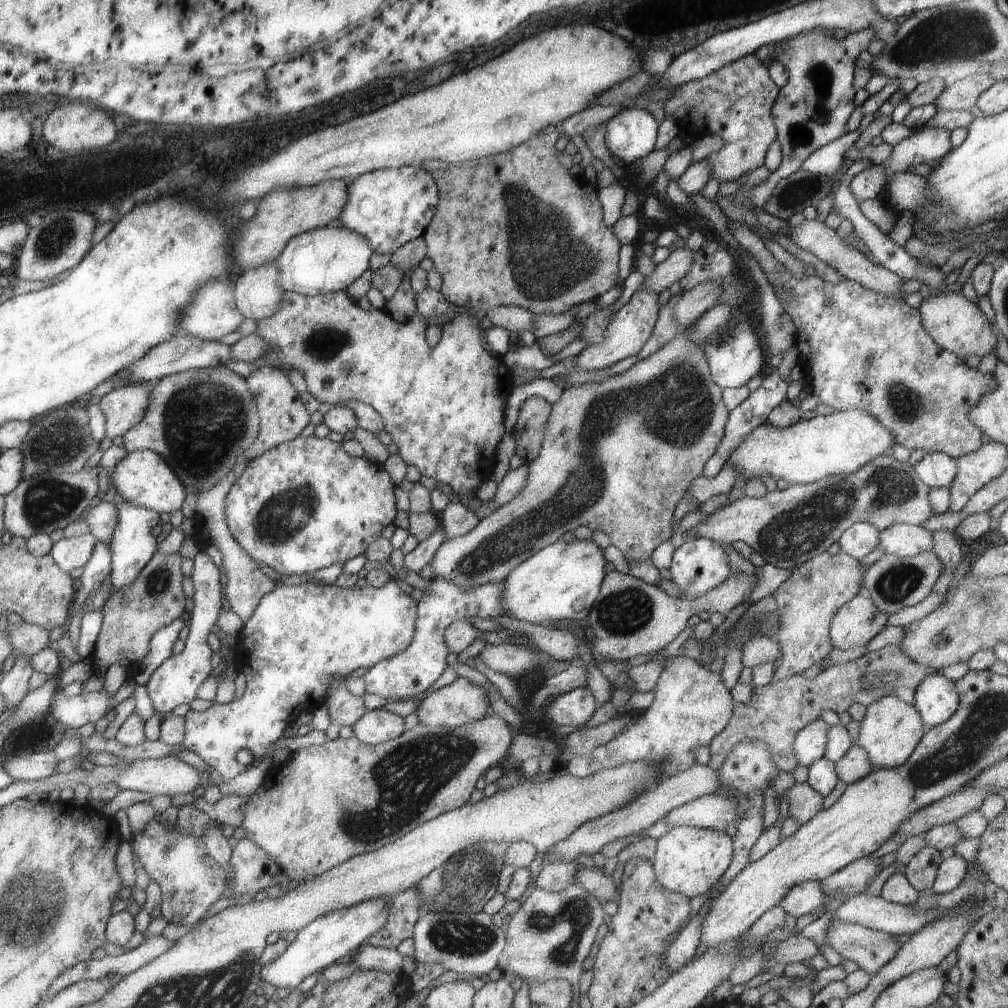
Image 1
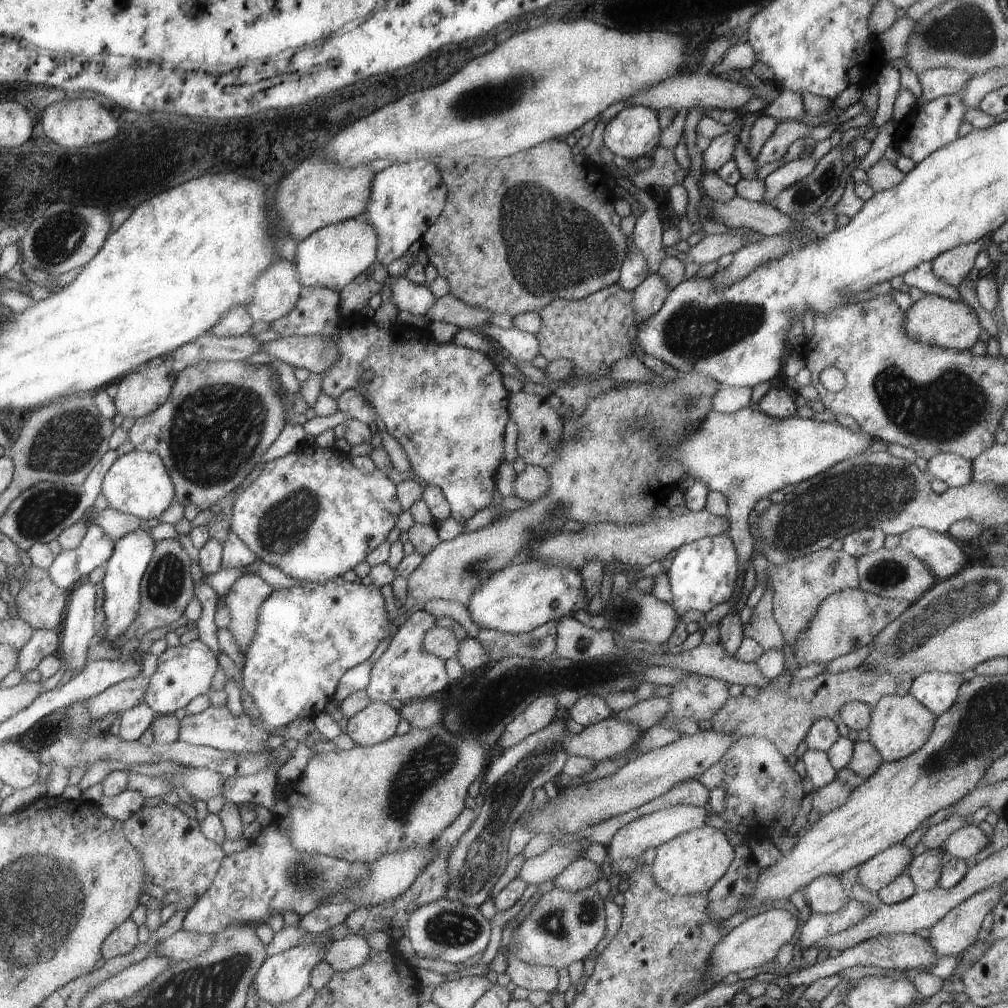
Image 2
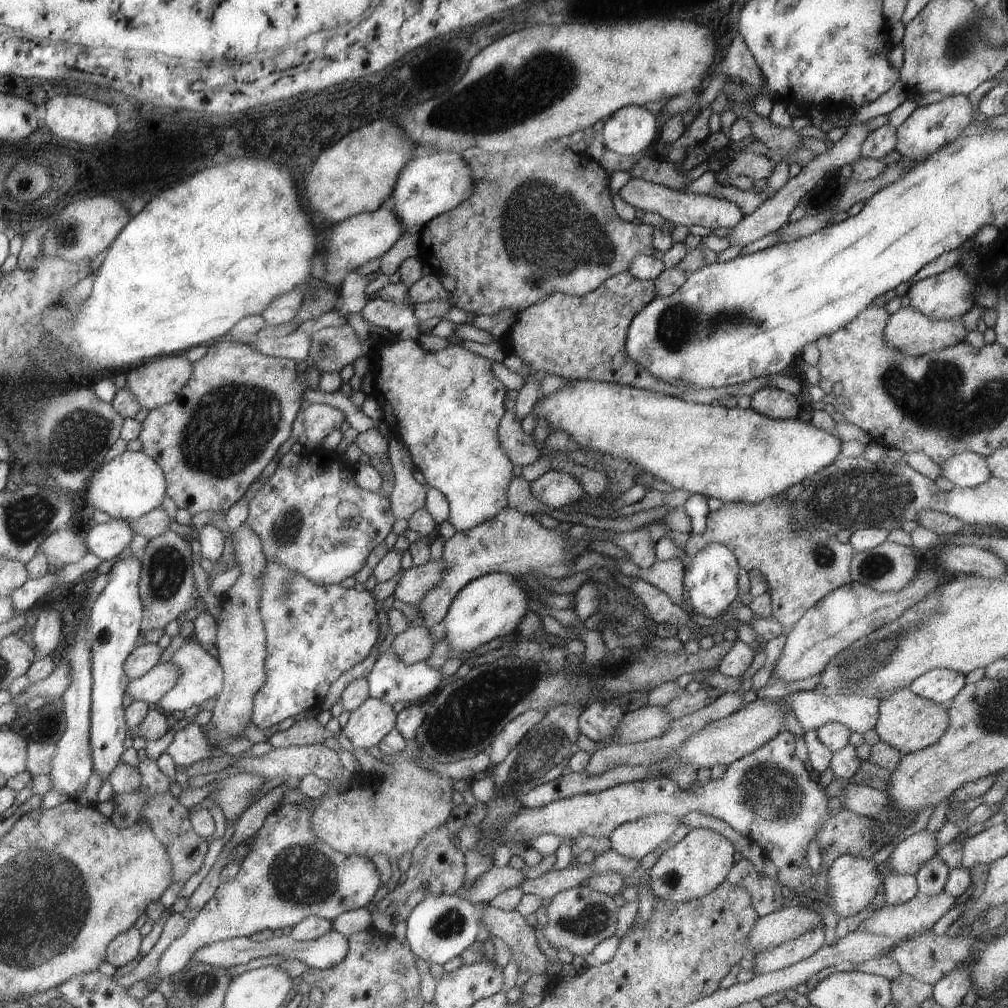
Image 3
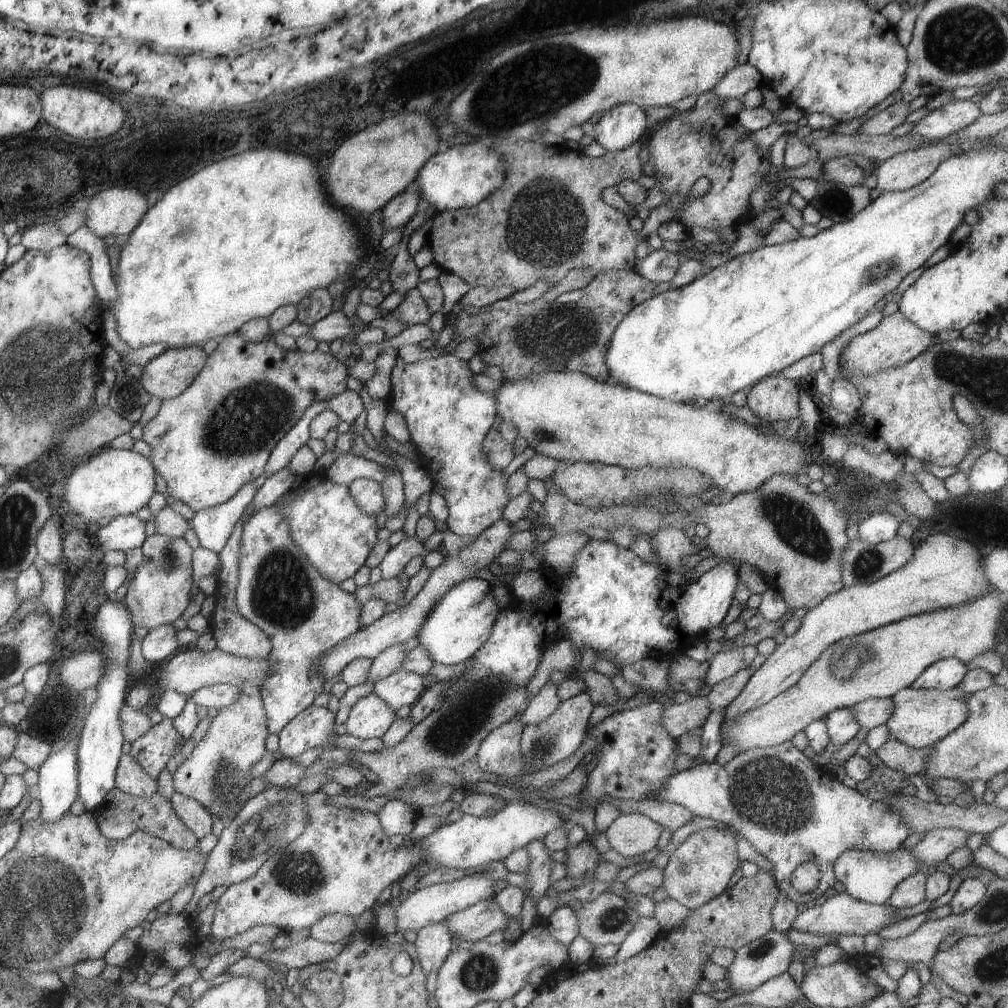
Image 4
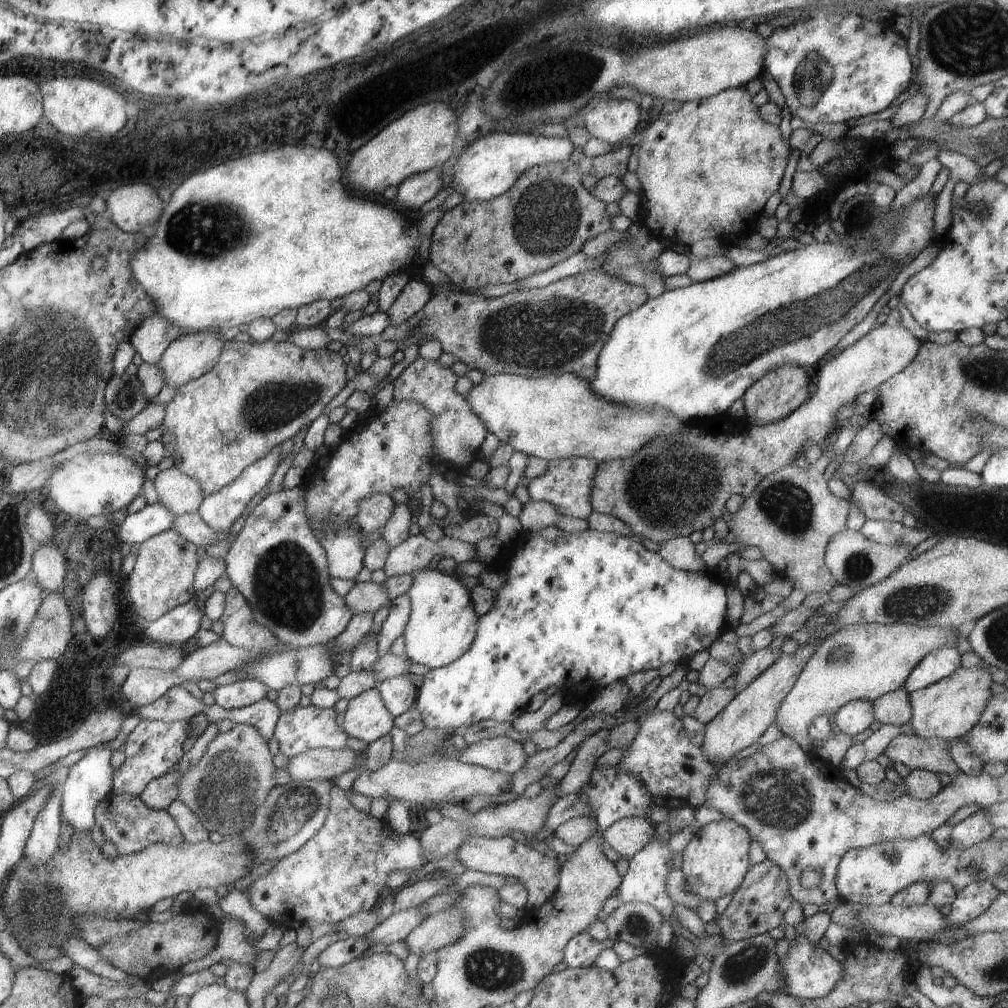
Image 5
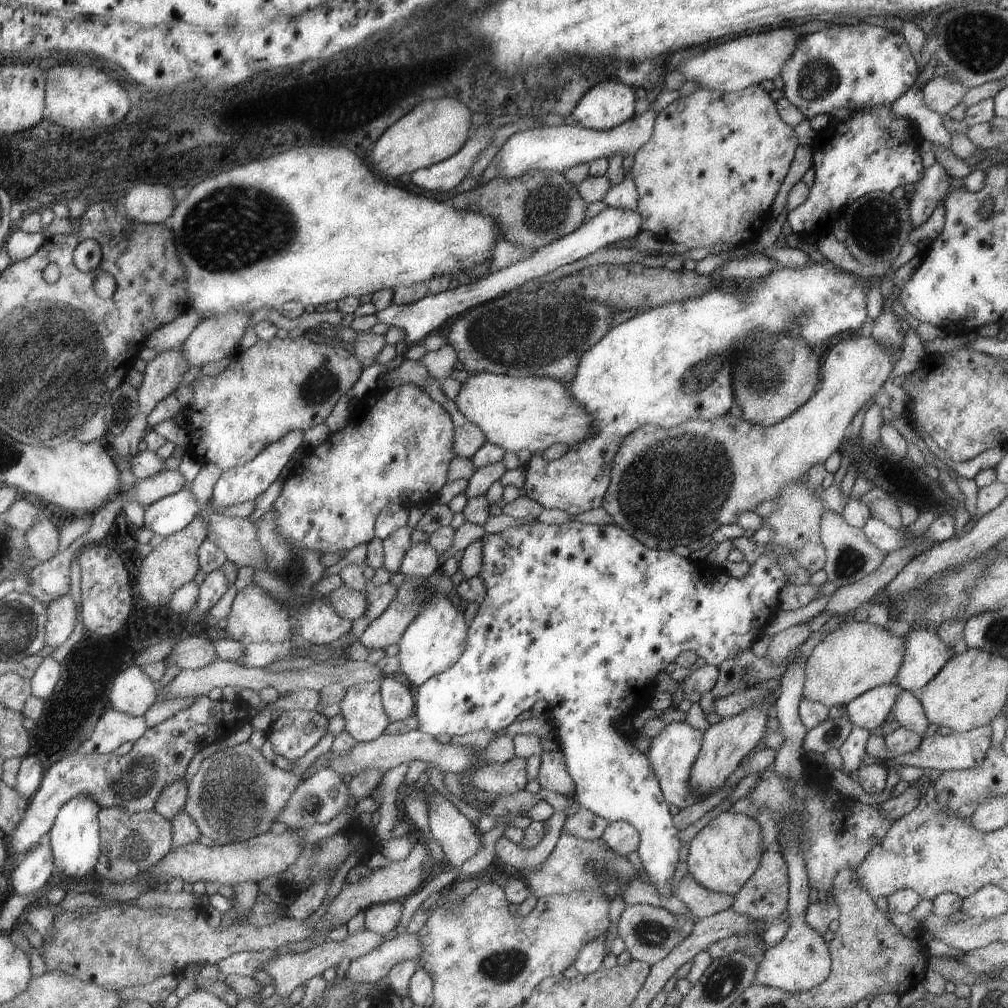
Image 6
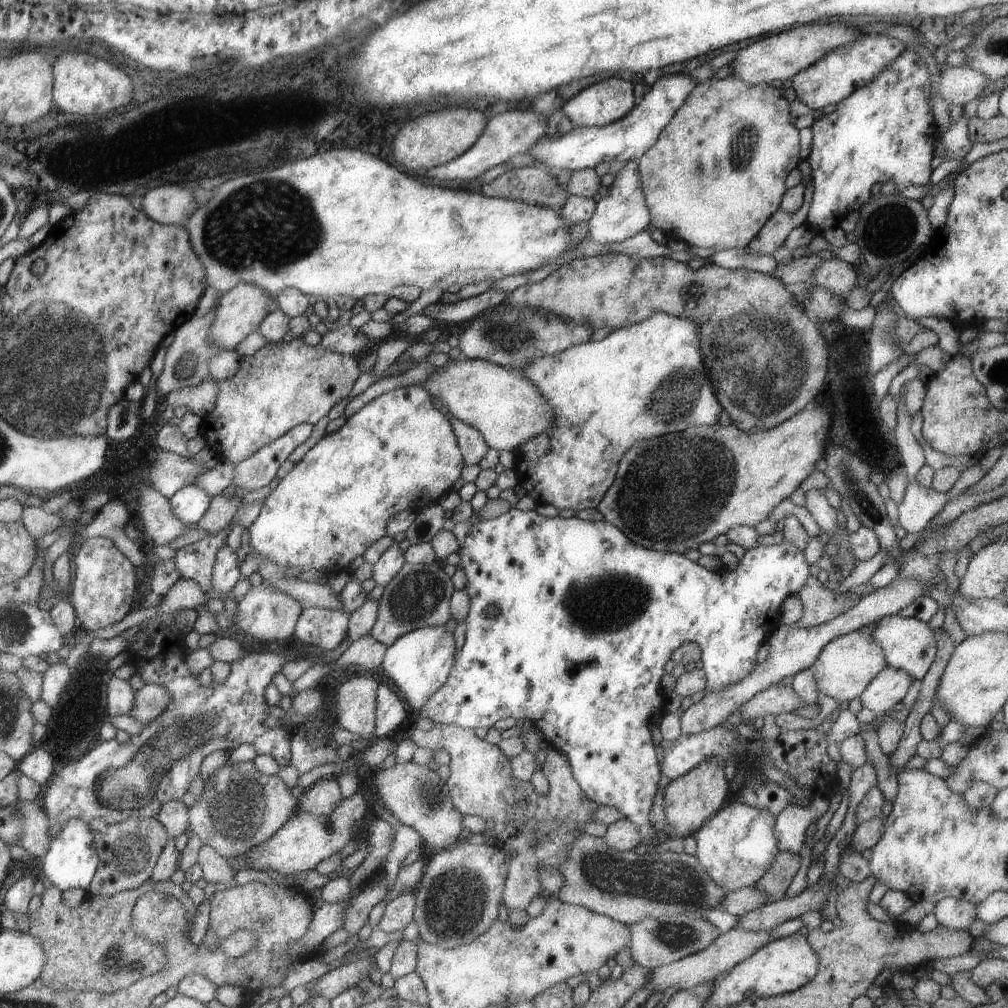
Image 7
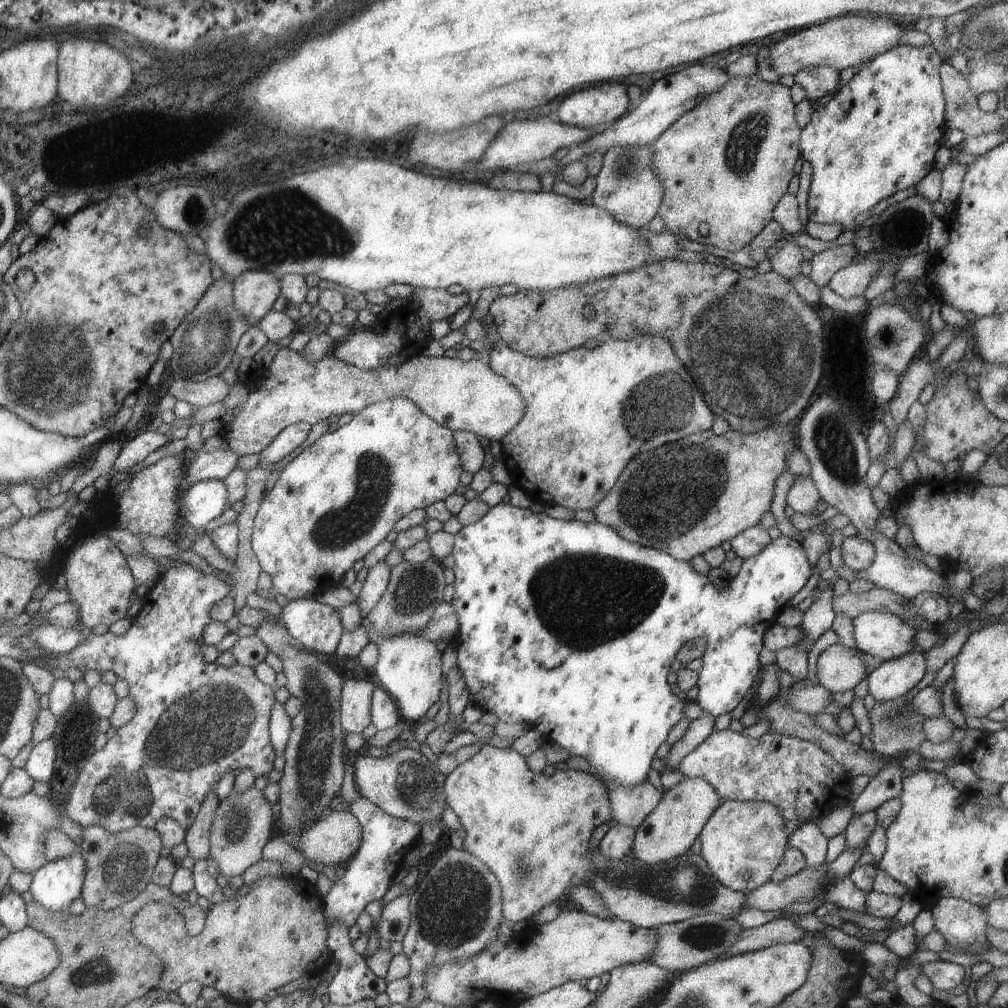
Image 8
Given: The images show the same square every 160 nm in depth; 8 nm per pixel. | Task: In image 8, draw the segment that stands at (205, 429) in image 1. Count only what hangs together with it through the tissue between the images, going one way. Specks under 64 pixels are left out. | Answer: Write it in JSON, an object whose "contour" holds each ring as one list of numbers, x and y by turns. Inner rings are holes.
{"contour":[[285,347,277,350,269,366,256,366,246,379,245,385,247,386,247,400,237,406,231,421,220,428,220,435,227,442,229,449,239,457,259,453,273,442,283,428,291,424,305,422,313,425,330,416,342,414,351,414,353,417,365,406,391,398,407,398,437,424,449,428,452,432,459,430,474,433,476,436,486,438,489,442,503,440,503,436,509,434,517,422,521,422,525,408,525,402,521,394,517,392,517,388,513,388,513,384,509,384,501,374,495,374,489,368,487,361,483,362,478,357,463,362,456,357,427,358,427,356,418,355,405,360,403,364,375,368,375,370,359,370,355,366,332,358,331,354,318,362,307,362,303,360,301,352,293,352]]}

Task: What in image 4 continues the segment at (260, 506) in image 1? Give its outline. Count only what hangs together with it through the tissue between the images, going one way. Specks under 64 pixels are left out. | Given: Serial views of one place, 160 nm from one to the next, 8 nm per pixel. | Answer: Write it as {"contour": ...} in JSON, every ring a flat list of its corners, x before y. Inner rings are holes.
{"contour":[[324,477,299,497,282,505,282,517,290,528,291,538,301,547,307,558,323,578,337,584,352,577,376,543,375,517,363,514,354,503,348,485,338,485]]}

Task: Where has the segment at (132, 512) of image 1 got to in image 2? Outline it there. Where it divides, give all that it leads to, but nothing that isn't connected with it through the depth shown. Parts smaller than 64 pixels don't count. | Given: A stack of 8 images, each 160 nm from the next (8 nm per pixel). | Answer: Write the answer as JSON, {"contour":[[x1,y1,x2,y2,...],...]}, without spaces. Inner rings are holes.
{"contour":[[137,529,114,542,111,556,106,560,104,577,100,583,103,588,102,610,104,614,103,636,100,644,109,646,135,620,140,607,140,580,153,552,154,542,147,535,149,530]]}

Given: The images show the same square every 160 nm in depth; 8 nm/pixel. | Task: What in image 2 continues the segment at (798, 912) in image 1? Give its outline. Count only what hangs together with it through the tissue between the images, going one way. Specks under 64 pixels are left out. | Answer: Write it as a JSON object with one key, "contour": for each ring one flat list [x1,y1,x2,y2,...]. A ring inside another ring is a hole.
{"contour":[[819,875,805,887,804,902,811,913,831,914,837,912,852,897,845,891,840,876]]}

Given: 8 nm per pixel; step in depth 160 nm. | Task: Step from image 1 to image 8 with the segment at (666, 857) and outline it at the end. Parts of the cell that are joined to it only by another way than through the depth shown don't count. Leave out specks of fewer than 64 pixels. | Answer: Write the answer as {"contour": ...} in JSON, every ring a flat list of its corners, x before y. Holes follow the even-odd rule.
{"contour":[[726,800,713,810,703,829,698,835,701,844,700,856,714,878,731,891,745,894,770,881,771,872,781,862,783,852,788,848,787,834,785,834,785,820,779,810,769,802,731,801]]}

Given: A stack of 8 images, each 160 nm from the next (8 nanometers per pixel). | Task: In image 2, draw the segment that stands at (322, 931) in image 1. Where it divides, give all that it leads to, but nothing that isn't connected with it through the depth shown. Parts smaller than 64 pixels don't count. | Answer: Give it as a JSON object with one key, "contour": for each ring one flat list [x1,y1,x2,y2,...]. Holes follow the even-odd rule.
{"contour":[[306,932,306,936,304,940,299,943,296,947,290,948,289,950,269,955,266,959,261,963,261,966,257,969,257,972,253,975,251,979,251,986,253,990,255,990,255,999,258,1004,258,1000,264,1000,265,1002,269,1002,269,1004,273,1006,278,1006,281,1003,285,1003,287,1001,291,1001,295,996,299,993,303,992,305,988,309,985,309,977,310,970,314,964,317,964,317,961,321,961,324,957,324,944,329,941,321,934,318,934,320,939,317,942,313,942,311,944,309,937,311,934]]}

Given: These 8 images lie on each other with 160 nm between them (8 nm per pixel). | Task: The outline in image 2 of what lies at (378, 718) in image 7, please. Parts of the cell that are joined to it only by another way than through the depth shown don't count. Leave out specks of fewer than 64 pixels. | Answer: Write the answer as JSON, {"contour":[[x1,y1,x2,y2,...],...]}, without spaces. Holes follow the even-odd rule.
{"contour":[[425,611,409,613,398,626,398,631,391,638,387,649,375,660,370,668,370,677,366,693,370,702,388,703,396,698,401,703,415,699,424,699,447,687,449,680,444,660,426,653,421,647,425,631,434,625,435,617]]}

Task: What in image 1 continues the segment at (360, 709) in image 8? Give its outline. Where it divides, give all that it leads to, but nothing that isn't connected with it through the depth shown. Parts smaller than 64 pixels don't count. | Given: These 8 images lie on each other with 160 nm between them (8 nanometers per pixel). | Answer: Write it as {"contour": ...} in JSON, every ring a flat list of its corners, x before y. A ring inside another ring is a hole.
{"contour":[[385,709,366,710,350,727,352,736,368,745,378,745,406,730,403,719]]}

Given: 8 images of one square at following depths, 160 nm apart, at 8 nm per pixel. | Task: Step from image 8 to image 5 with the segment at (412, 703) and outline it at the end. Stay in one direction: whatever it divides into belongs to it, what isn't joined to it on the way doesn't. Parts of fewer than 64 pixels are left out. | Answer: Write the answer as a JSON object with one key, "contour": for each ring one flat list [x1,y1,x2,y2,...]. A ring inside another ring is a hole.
{"contour":[[437,568,412,575,412,583,406,592,410,613,401,634,405,658,411,663,436,669,457,660,469,648,476,633,478,616,473,611,468,592,459,584,456,574,447,574]]}

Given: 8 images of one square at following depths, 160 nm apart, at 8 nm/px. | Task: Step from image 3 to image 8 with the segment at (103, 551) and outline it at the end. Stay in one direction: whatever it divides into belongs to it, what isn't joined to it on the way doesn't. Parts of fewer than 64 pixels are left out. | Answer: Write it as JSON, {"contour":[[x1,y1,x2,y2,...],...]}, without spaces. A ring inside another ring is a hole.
{"contour":[[209,479,182,488,178,498,178,514,182,522,195,529,202,529,210,520,217,518,227,506,227,492,221,479]]}

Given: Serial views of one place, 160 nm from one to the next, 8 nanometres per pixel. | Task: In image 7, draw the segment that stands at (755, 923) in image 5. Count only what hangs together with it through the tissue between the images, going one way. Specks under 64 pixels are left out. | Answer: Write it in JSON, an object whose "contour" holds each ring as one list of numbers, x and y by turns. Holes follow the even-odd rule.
{"contour":[[779,851,766,870,753,887,762,890,768,896,768,902,775,902,785,896,787,886,791,884,791,879,801,866,799,855,789,851]]}

